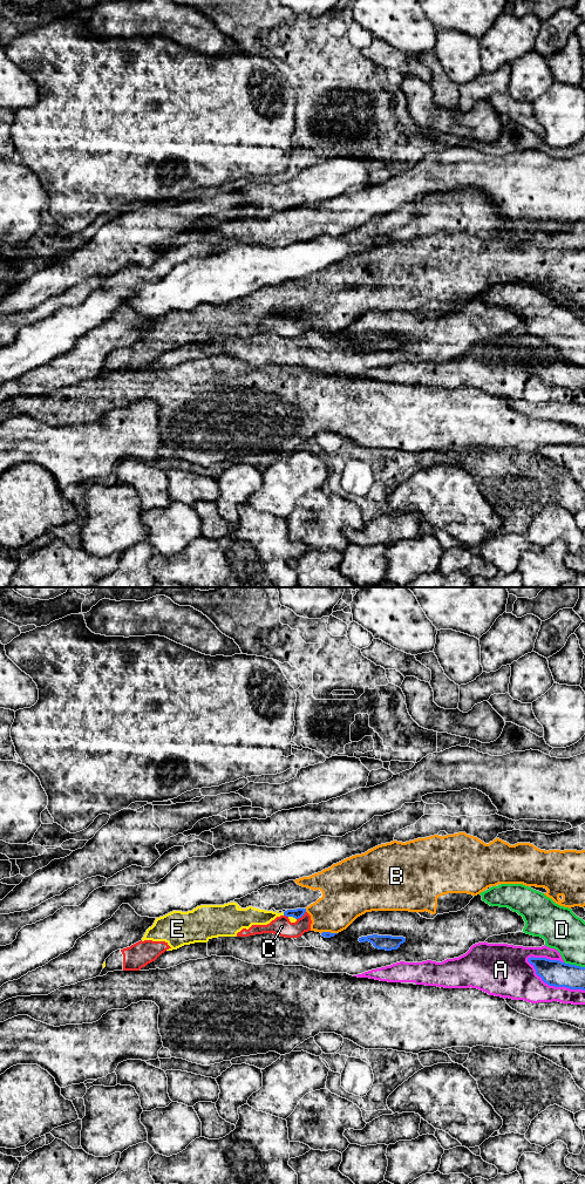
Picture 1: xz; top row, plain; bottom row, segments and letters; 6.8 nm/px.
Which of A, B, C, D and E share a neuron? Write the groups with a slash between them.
A / B C E / D

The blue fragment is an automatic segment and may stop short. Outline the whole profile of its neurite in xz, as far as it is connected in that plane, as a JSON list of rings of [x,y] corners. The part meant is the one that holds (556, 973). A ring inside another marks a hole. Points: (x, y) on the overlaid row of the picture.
[[[529,958],[536,974],[549,986],[585,991],[585,967],[546,958]]]

